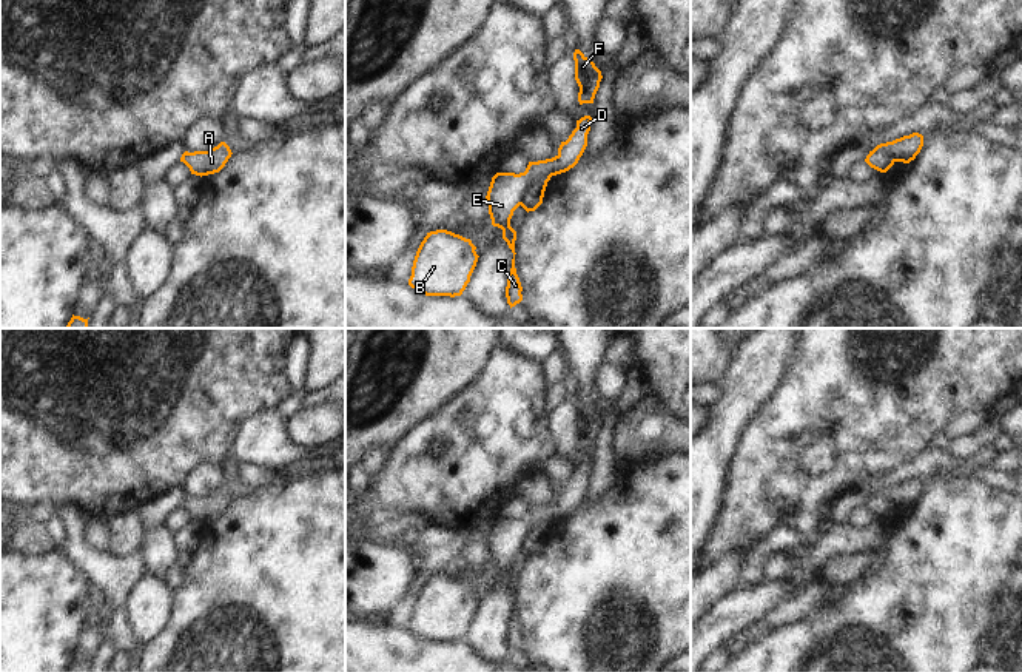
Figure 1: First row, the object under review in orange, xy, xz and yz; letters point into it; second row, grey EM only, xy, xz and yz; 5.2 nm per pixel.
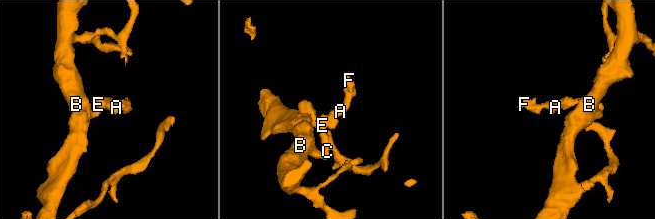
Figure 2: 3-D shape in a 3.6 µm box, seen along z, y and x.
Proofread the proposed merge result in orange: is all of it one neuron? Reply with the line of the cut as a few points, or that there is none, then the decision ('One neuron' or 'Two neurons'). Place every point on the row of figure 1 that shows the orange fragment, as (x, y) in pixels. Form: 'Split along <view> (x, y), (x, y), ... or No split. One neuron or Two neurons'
No split. One neuron.

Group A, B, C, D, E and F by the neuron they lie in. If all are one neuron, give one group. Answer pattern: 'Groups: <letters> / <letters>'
Groups: A B C D E F.

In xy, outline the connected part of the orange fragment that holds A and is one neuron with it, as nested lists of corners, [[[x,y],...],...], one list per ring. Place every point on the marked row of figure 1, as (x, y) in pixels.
[[[220,142],[217,146],[208,151],[185,151],[180,157],[180,162],[183,162],[190,168],[191,174],[202,177],[219,173],[225,166],[231,154],[233,153],[230,146],[225,142]]]

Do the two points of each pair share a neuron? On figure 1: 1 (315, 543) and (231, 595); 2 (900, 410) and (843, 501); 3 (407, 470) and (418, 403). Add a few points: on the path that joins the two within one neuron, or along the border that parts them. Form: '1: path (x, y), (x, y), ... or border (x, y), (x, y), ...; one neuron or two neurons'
1: path (295, 563), (262, 595), (252, 595); one neuron
2: border (882, 475), (867, 473), (842, 492); two neurons
3: border (444, 403), (418, 421), (390, 450); two neurons

